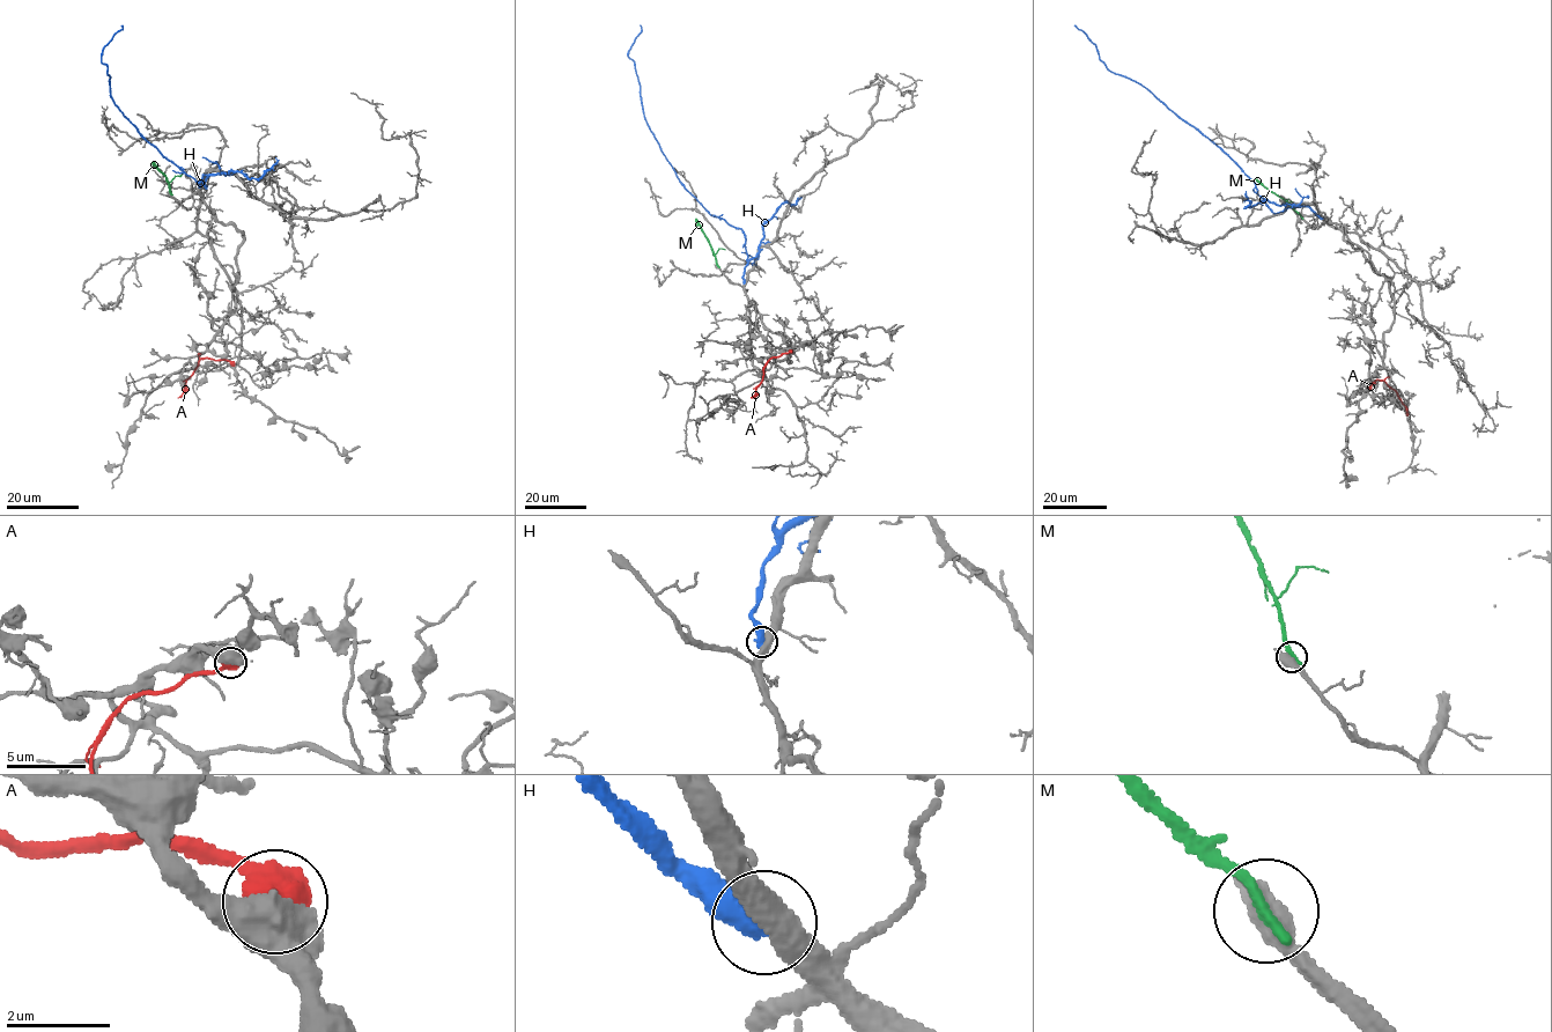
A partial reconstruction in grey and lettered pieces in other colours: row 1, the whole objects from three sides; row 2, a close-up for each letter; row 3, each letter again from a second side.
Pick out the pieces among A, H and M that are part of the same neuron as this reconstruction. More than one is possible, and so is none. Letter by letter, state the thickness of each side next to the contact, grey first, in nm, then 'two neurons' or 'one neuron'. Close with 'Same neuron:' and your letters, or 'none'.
A: calibres 750 and 700 nm; two neurons
H: calibres 500 and 500 nm; two neurons
M: calibres 650 and 280 nm; two neurons
Same neuron: none

